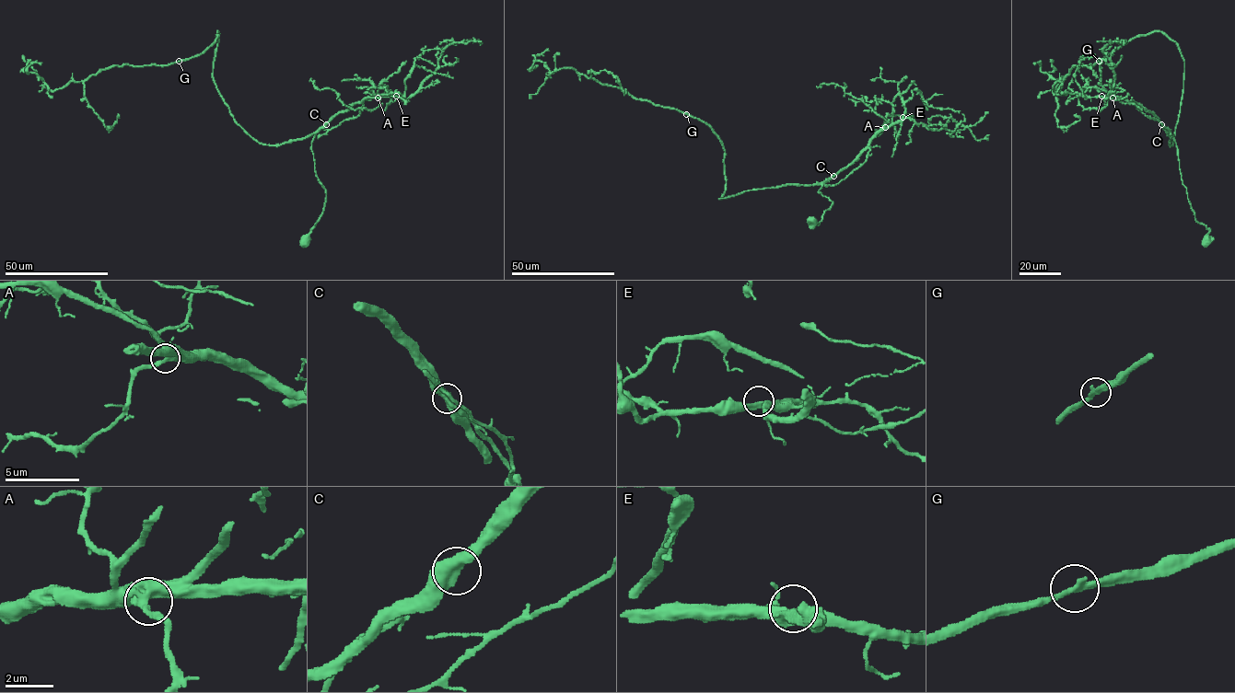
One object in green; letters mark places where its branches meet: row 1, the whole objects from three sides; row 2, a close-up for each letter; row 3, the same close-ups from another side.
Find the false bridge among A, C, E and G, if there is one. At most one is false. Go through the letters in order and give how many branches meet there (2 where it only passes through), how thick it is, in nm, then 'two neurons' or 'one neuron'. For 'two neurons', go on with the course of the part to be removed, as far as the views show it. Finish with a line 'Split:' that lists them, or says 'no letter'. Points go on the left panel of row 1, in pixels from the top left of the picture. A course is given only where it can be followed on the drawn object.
A: branches 2; calibre 400 nm; one neuron
C: branches 2; calibre 500 nm; one neuron
E: branches 2; calibre 360 nm; one neuron
G: branches 2; calibre 280 nm; one neuron
Split: no letter

